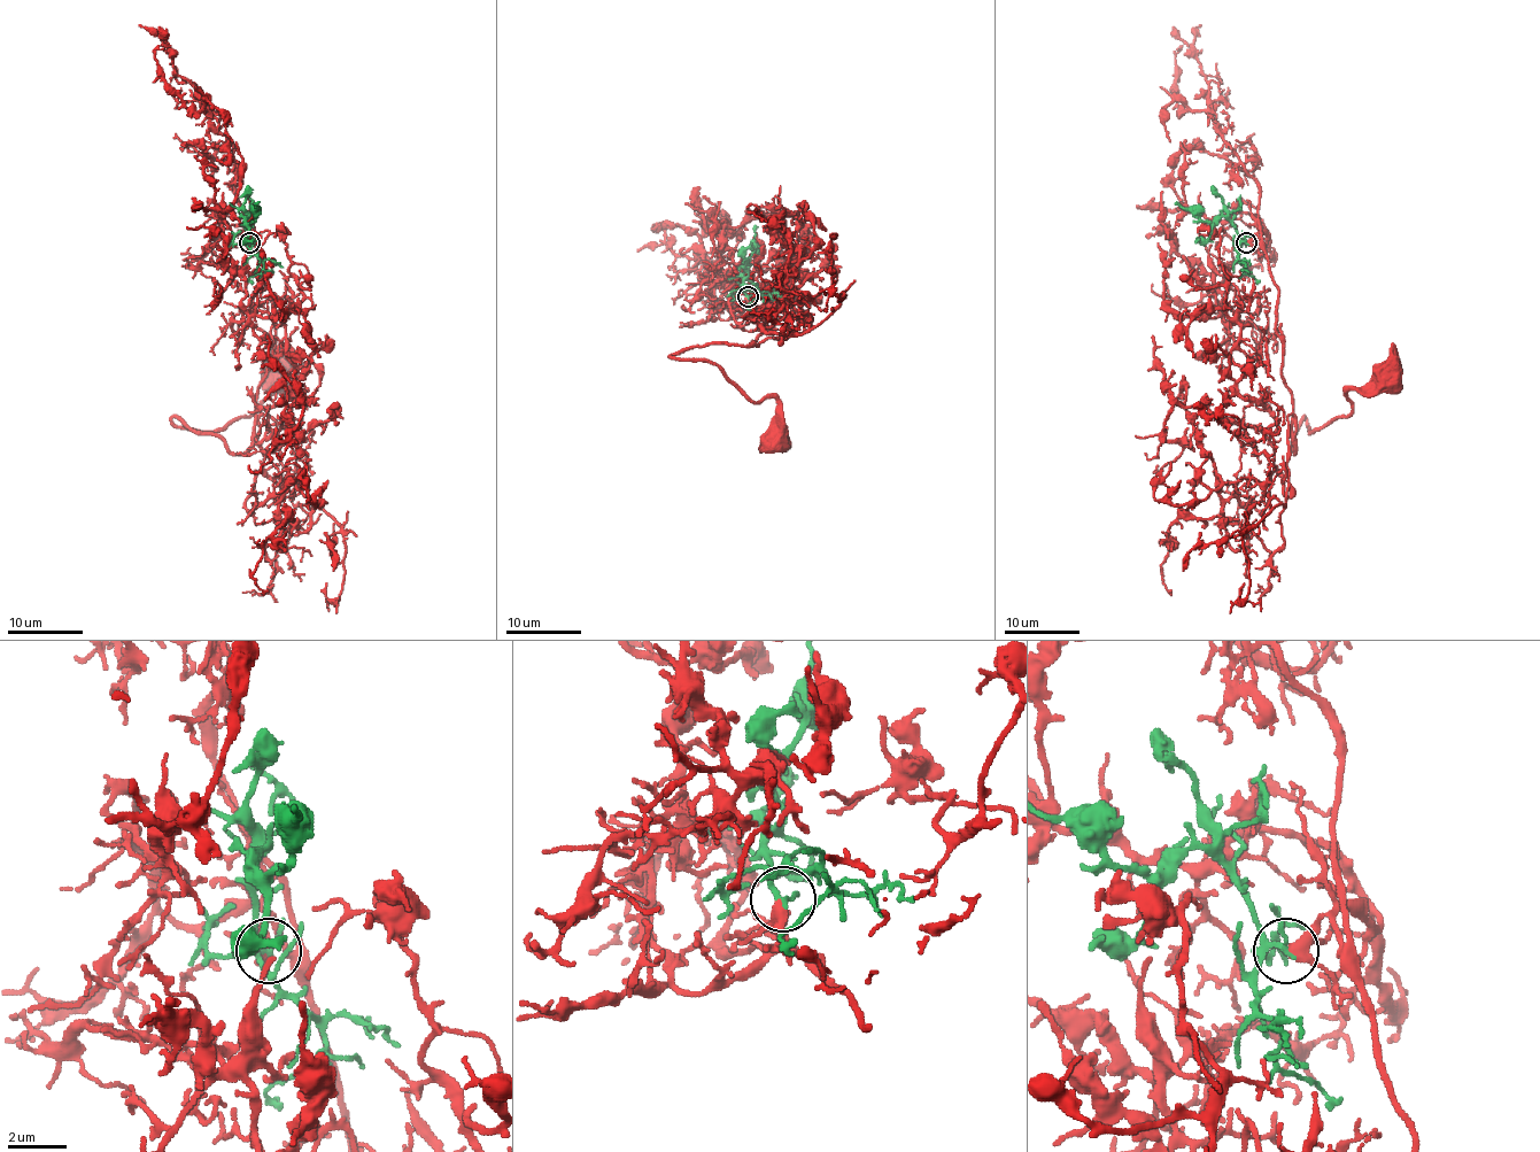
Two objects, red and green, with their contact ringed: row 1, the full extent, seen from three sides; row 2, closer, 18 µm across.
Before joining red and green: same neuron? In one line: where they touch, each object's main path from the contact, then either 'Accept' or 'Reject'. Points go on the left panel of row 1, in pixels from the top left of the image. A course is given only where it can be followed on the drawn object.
Place: (249, 242). Course of red: (248, 244), (248, 233), (275, 334), (254, 441), (232, 453), (172, 420), (223, 430), (275, 393), (277, 376). Course of green: (248, 244), (245, 221), (248, 217), (247, 221), (250, 223), (257, 202). Accept

